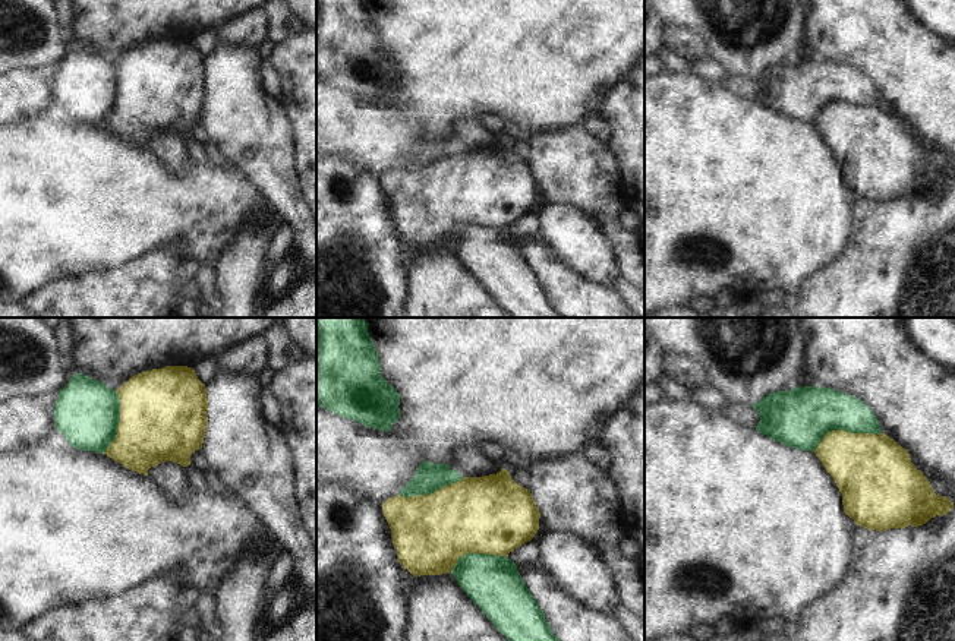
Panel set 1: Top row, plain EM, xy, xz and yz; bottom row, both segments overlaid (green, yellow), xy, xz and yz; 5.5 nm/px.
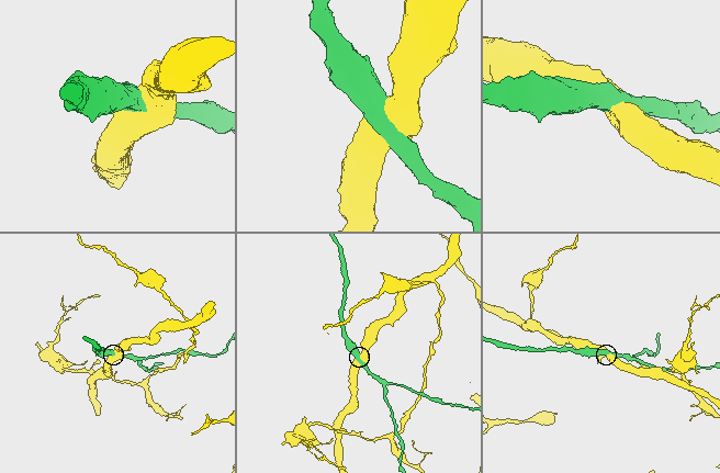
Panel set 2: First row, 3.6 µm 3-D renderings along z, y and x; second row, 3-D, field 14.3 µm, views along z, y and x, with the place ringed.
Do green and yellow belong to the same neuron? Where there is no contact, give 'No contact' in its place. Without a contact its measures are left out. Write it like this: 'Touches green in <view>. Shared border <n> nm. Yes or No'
Touches green in yz. Shared border 400 nm. No

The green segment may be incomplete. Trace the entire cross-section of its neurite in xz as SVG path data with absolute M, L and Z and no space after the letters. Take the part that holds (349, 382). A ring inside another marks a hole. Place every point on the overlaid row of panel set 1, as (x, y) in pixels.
M316 318L316 404L363 426L390 432L400 419L400 394L382 378L376 348L360 318Z

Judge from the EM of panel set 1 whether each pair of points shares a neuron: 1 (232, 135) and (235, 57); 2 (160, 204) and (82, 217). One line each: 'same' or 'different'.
1: same
2: same

